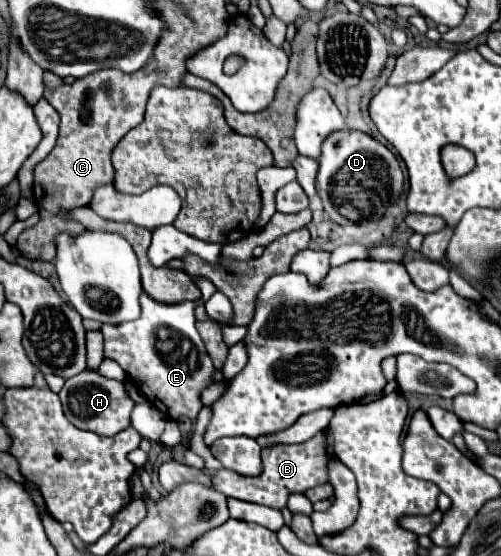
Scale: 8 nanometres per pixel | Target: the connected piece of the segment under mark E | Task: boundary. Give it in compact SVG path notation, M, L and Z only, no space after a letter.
M143 294L141 316L137 320L119 326L103 324L101 328L105 336L105 358L117 360L147 400L171 420L181 416L195 420L203 408L201 392L213 384L215 368L195 324L195 302L161 304Z

